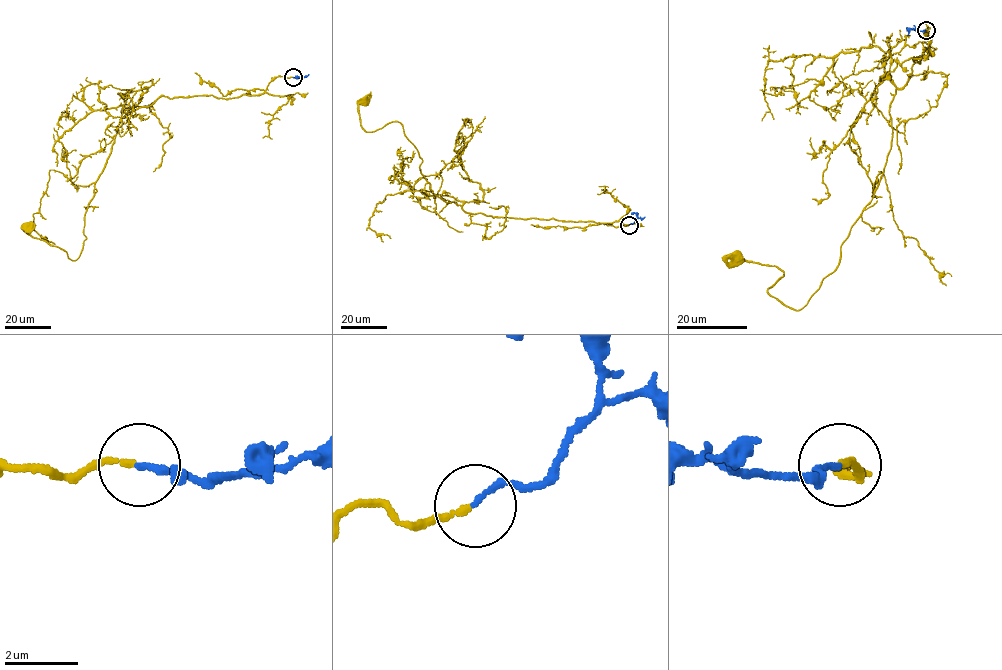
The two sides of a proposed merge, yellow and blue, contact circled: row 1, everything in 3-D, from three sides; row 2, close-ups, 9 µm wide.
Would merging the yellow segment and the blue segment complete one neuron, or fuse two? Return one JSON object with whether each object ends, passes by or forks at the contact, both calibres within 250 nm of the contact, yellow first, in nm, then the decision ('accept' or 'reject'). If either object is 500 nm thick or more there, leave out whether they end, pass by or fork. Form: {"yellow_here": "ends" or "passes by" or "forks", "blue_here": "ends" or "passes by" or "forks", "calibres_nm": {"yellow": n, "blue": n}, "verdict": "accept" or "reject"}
{"yellow_here": "ends", "blue_here": "ends", "calibres_nm": {"yellow": 170, "blue": 160}, "verdict": "accept"}

